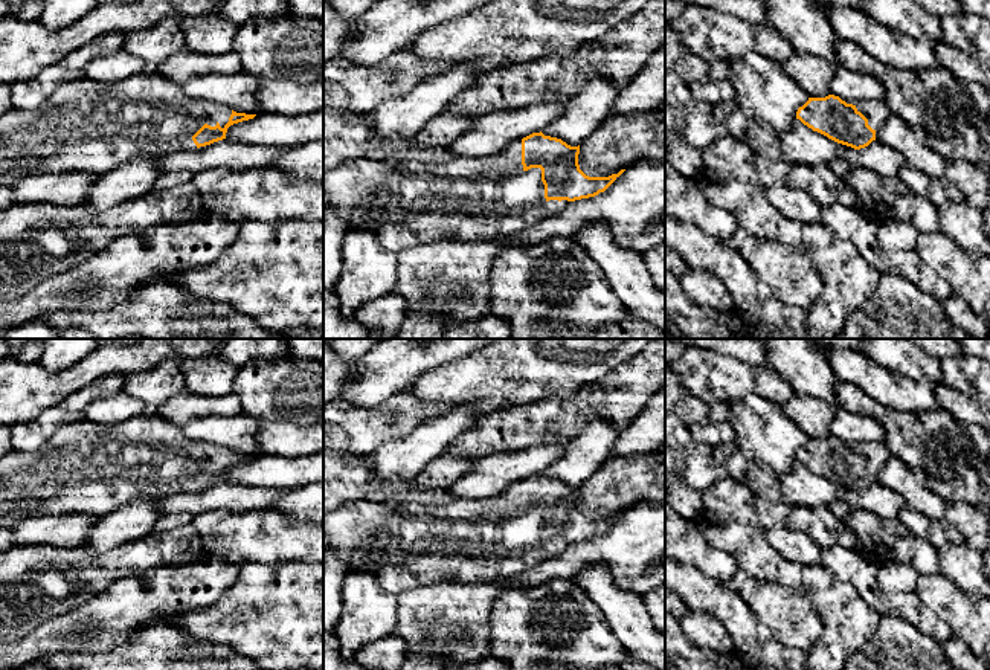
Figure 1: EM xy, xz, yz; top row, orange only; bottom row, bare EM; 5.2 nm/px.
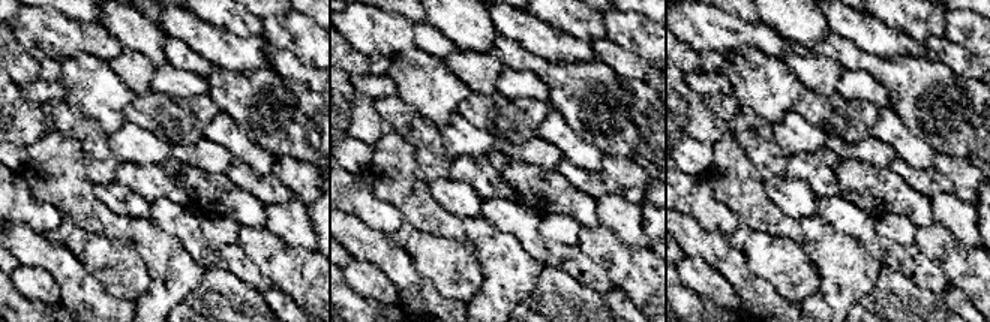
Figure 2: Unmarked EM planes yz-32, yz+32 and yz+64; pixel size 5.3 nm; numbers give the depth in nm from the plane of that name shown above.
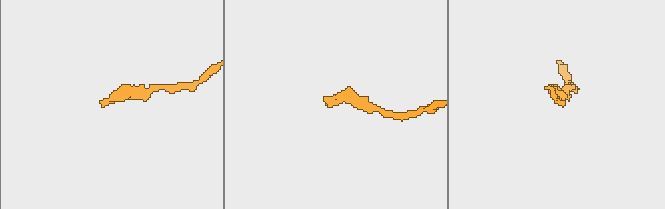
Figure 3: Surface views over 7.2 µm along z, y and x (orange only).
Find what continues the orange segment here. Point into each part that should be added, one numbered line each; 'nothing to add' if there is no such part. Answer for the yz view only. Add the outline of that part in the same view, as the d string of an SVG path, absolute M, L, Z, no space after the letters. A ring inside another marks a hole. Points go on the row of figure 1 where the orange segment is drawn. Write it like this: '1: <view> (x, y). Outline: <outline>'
1: yz (877, 112). Outline: M860 101L856 108L868 119L868 125L873 130L879 130L892 114L885 101Z

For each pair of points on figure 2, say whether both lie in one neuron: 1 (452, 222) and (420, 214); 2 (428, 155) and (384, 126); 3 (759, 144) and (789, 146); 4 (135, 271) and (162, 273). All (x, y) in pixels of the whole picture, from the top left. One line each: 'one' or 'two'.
1: one
2: two
3: two
4: two

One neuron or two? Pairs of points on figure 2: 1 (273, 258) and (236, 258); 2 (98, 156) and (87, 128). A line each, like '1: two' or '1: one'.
1: two
2: one

